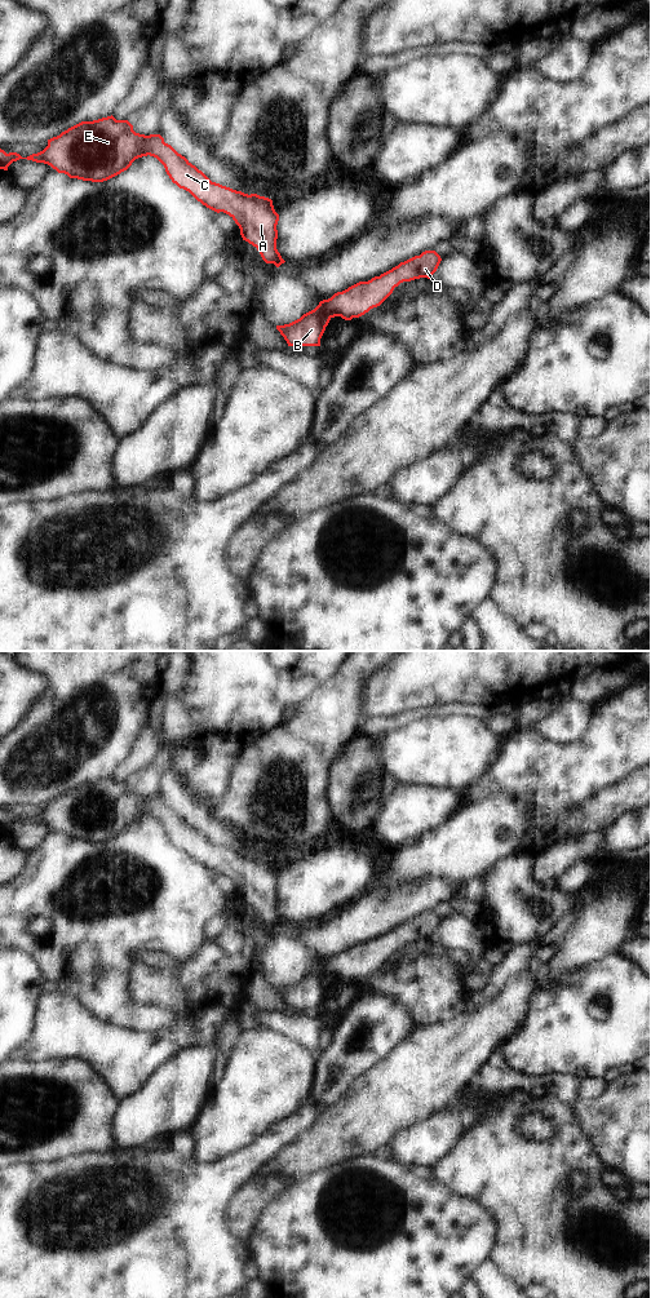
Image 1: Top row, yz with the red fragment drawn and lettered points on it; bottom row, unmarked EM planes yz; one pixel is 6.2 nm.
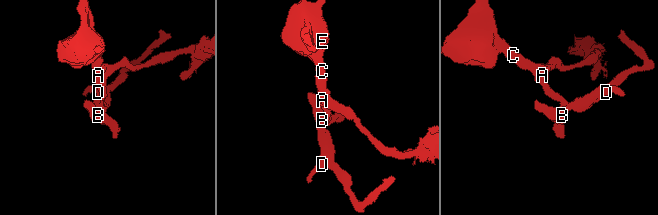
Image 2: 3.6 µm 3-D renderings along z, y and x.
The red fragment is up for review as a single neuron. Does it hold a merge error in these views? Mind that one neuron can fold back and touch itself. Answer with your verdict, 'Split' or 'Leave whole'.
Split.

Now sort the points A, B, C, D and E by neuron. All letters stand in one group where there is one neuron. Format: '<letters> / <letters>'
A C E / B D

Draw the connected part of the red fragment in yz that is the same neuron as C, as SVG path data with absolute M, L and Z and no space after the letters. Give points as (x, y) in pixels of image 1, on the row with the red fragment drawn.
M112 115L93 121L81 121L59 136L48 139L48 146L27 158L17 152L6 154L0 149L0 169L19 159L50 165L58 173L83 181L103 182L127 170L132 163L142 156L156 158L165 168L167 174L180 189L189 191L207 208L229 214L240 229L243 240L257 248L266 263L279 267L285 261L276 249L279 214L275 212L273 200L257 194L244 194L220 183L212 182L202 170L192 165L185 156L178 154L170 145L164 142L160 134L140 134L133 130L128 120L116 120Z

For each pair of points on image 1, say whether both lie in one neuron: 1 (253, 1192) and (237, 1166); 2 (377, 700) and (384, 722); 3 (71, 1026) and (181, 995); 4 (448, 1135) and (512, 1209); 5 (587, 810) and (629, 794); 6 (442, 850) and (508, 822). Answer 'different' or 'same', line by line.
1: different
2: different
3: same
4: different
5: same
6: same

